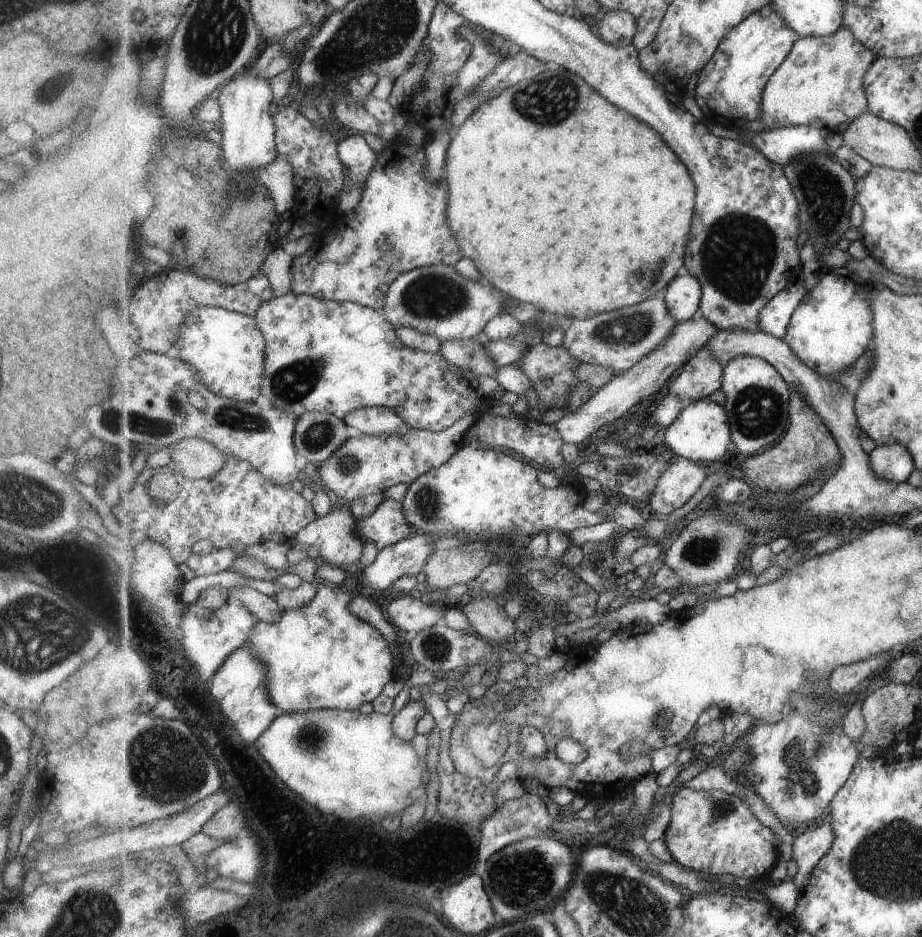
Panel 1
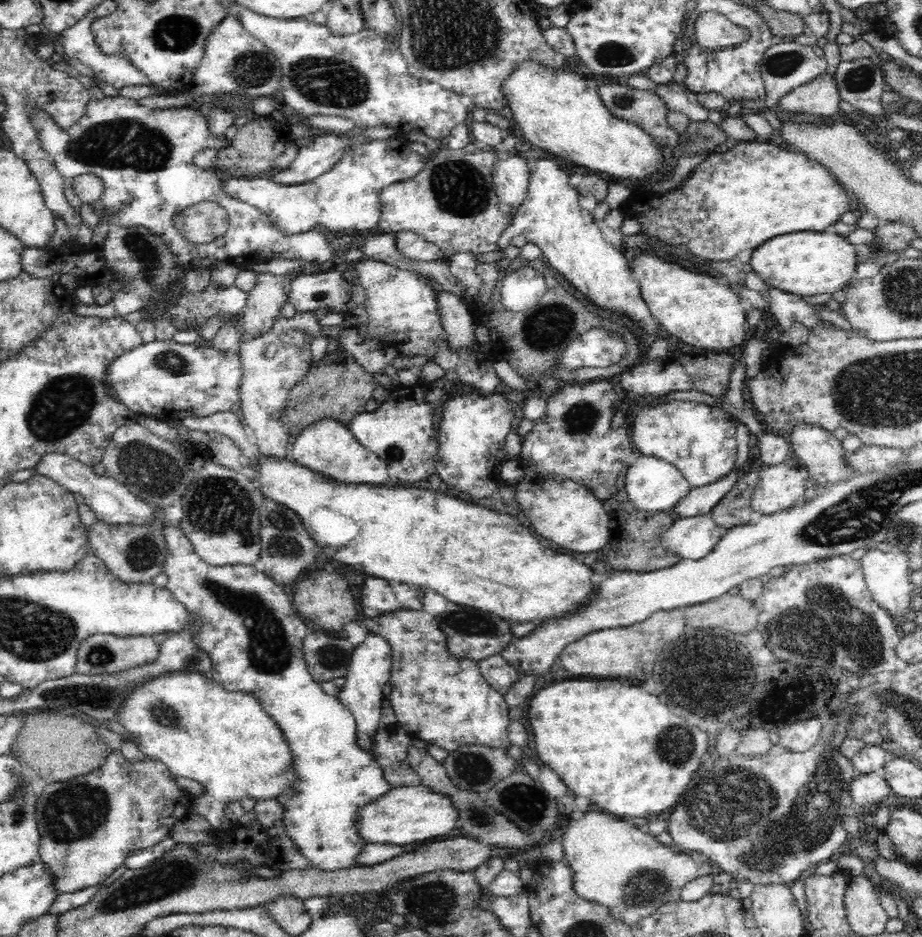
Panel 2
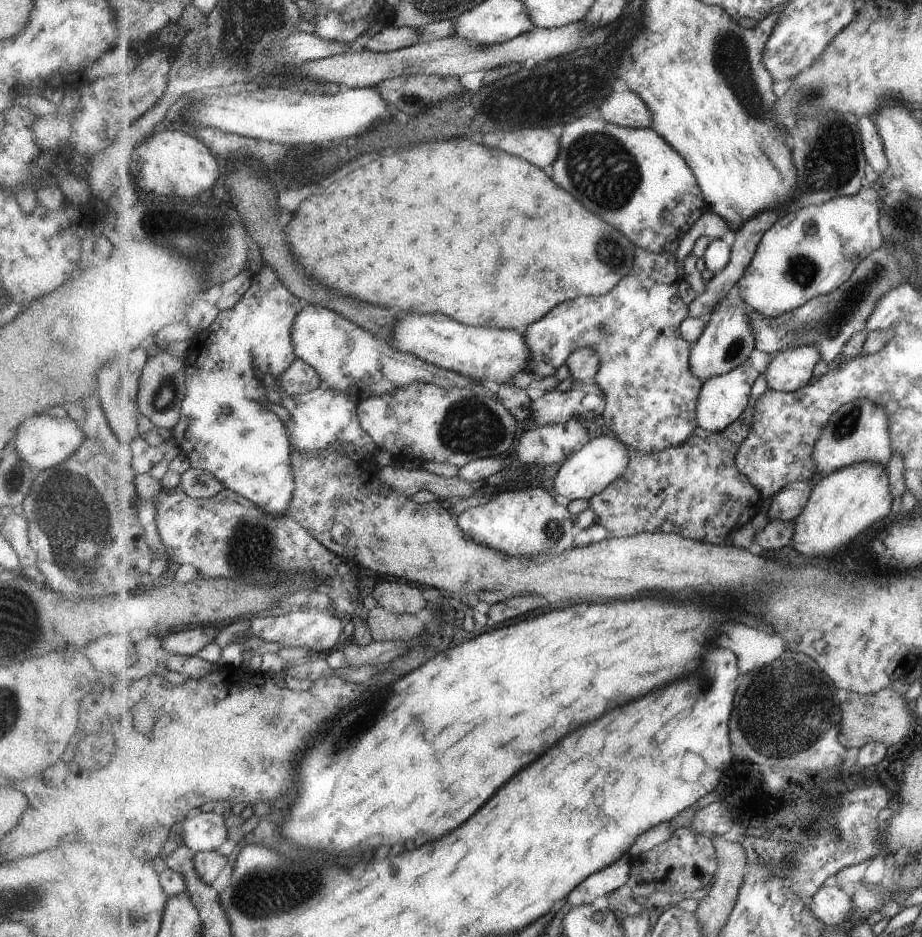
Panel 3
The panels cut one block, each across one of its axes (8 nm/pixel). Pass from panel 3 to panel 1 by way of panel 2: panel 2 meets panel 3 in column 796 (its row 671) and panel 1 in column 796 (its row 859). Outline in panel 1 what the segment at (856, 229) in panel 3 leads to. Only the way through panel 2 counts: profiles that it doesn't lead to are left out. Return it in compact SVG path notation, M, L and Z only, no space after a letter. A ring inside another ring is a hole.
M847 266L828 268L823 272L815 287L807 293L807 296L791 317L789 332L785 340L791 346L791 350L807 365L811 370L817 372L822 377L837 376L845 374L859 357L869 349L875 338L875 324L873 324L873 302L871 302L871 292L875 288L875 283L857 276L853 270Z

